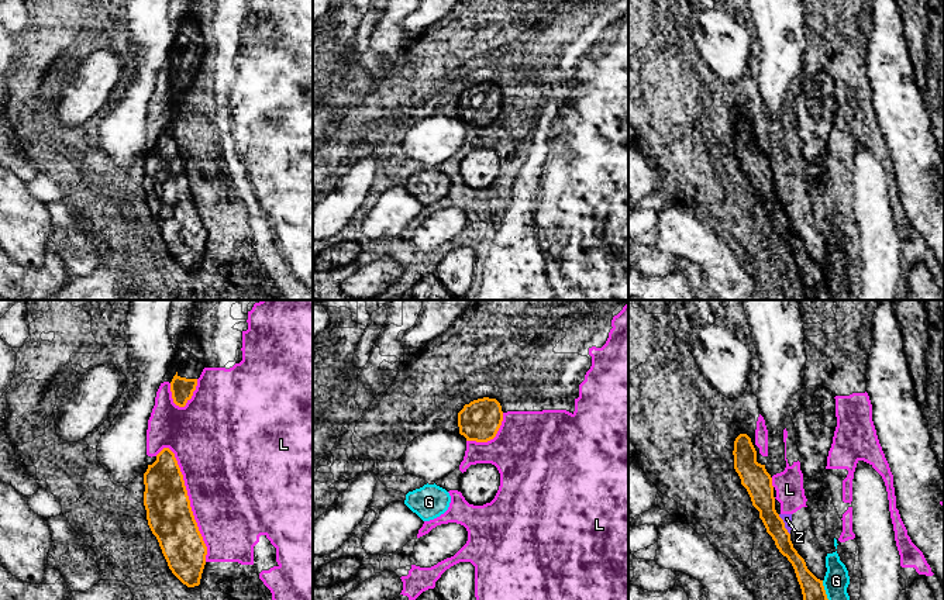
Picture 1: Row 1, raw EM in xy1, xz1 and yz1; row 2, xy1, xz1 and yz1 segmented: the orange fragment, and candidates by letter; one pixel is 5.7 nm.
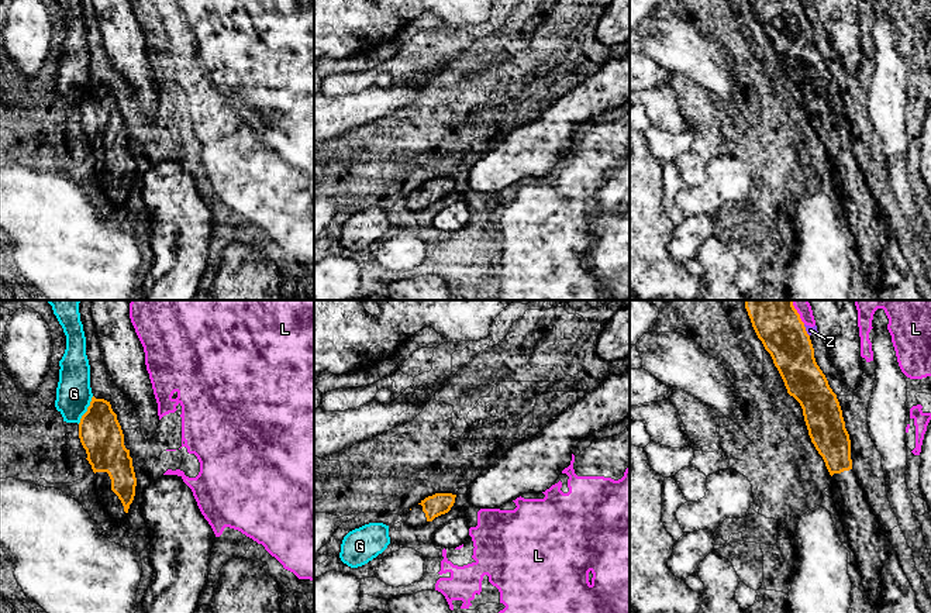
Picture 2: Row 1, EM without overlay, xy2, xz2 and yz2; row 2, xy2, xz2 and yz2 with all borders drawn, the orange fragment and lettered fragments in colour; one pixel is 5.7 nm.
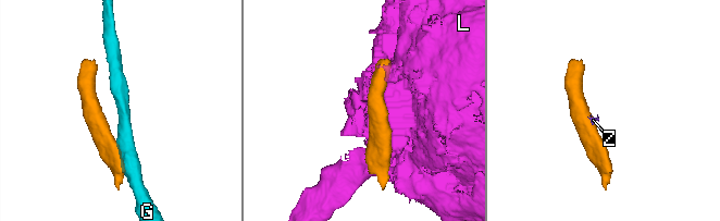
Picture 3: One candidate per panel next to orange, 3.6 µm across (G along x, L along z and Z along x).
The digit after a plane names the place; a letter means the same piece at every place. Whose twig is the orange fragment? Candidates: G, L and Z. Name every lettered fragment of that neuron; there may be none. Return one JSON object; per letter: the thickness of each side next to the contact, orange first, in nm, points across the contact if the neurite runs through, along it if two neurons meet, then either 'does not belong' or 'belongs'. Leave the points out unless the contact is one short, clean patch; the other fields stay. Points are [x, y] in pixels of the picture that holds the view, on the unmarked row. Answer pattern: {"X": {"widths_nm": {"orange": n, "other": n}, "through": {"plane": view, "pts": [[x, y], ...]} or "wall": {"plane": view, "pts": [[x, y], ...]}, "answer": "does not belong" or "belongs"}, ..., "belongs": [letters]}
{"G": {"widths_nm": {"orange": 240, "other": 200}, "wall": {"plane": "xy2", "pts": [[93, 81], [88, 95], [78, 107]]}, "answer": "does not belong"}, "L": {"widths_nm": {"orange": 260, "other": 480}, "answer": "does not belong"}, "Z": {"widths_nm": {"orange": 150, "other": 50}, "wall": {"plane": "yz1", "pts": [[778, 199], [789, 219]]}, "answer": "does not belong"}, "belongs": []}

